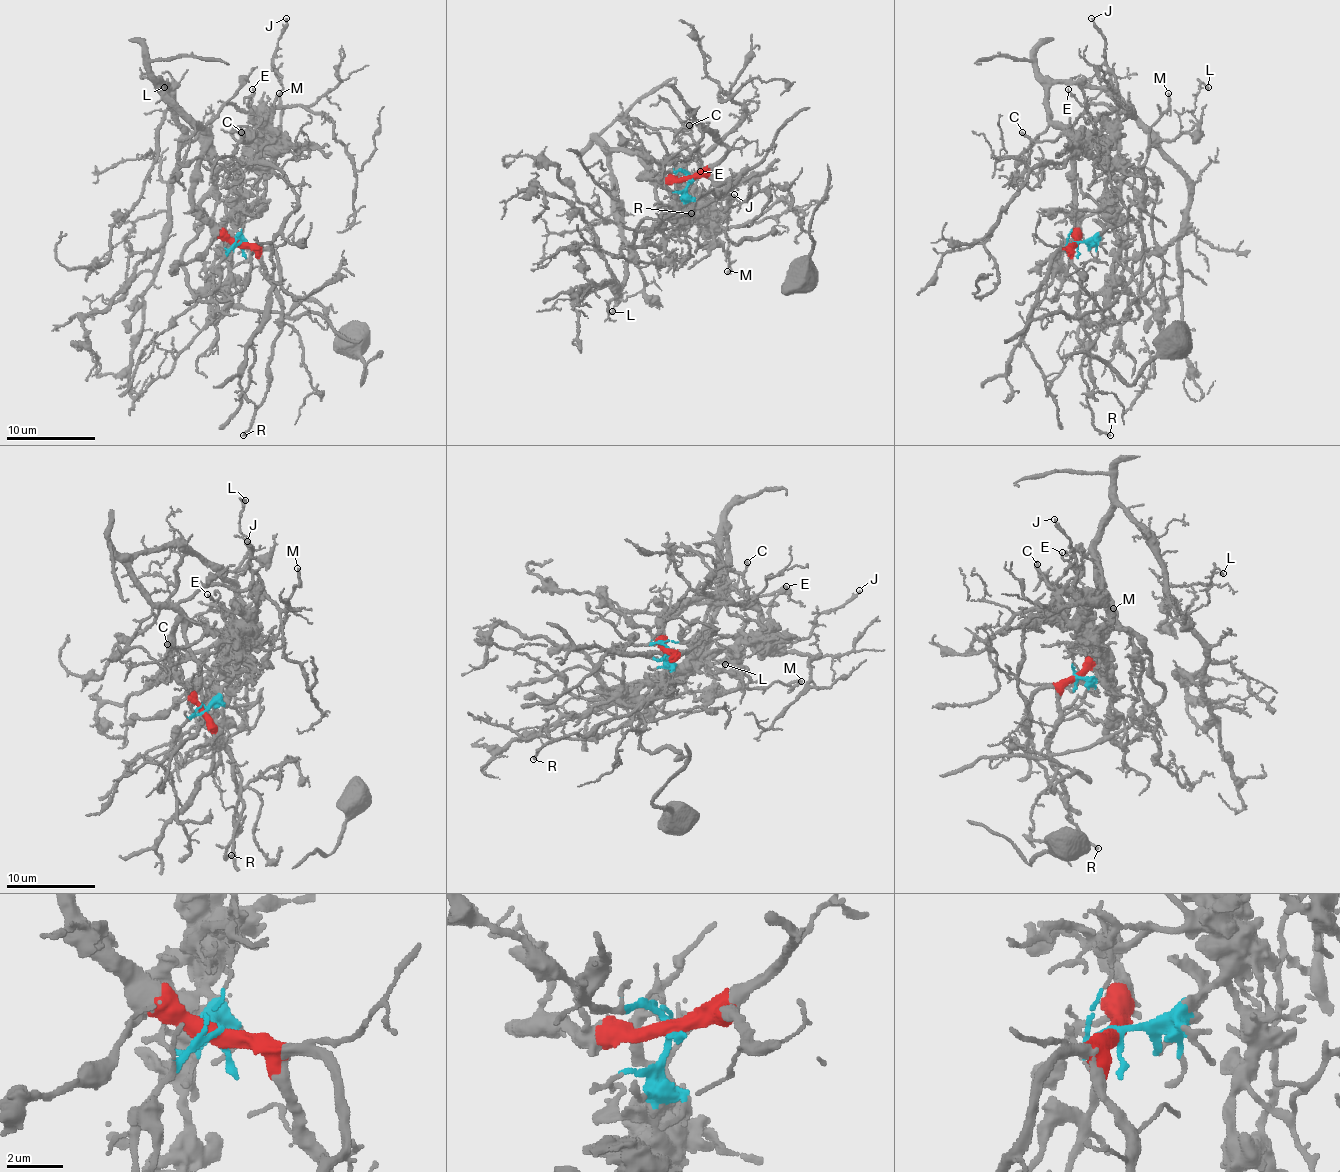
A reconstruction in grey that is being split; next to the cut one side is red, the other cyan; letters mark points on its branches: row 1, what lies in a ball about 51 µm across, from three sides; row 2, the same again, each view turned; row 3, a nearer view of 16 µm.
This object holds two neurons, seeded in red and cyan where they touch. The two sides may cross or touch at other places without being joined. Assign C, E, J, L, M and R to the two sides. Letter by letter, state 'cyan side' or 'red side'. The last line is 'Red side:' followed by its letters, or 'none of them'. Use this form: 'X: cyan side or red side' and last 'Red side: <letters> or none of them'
C: cyan side
E: cyan side
J: cyan side
L: red side
M: cyan side
R: red side
Red side: L, R

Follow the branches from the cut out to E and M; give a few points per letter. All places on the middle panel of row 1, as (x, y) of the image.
E: (688, 180), (686, 211), (697, 207), (711, 211), (711, 200), (695, 185), (700, 171)
M: (688, 180), (686, 211), (708, 227), (729, 252), (726, 272)

